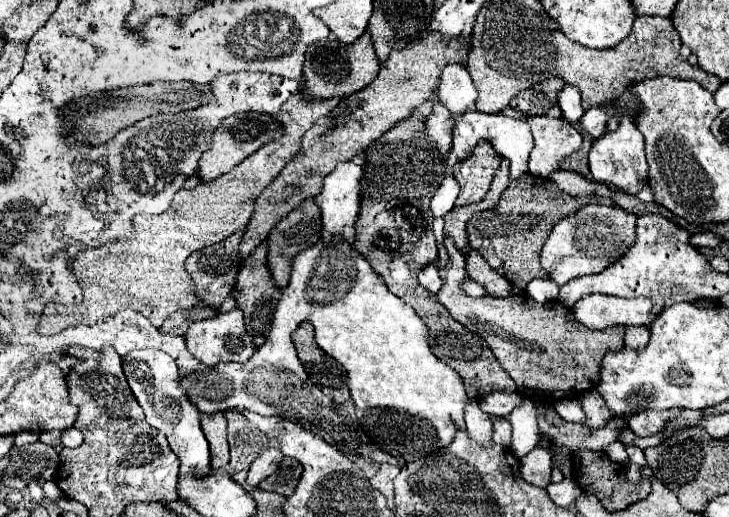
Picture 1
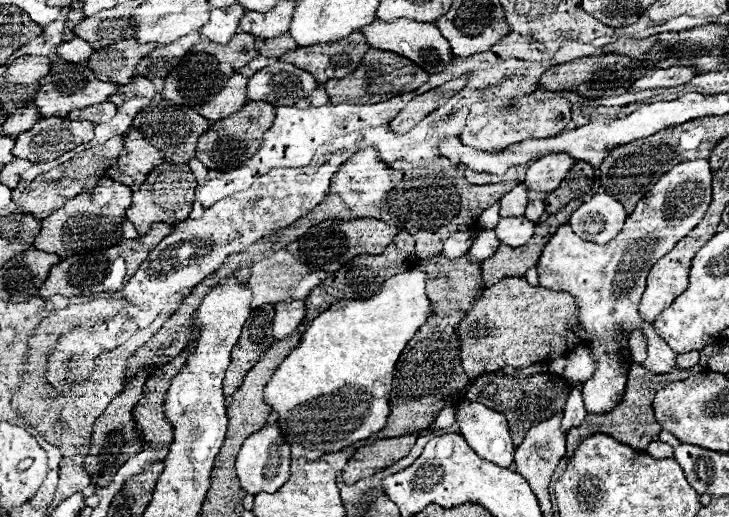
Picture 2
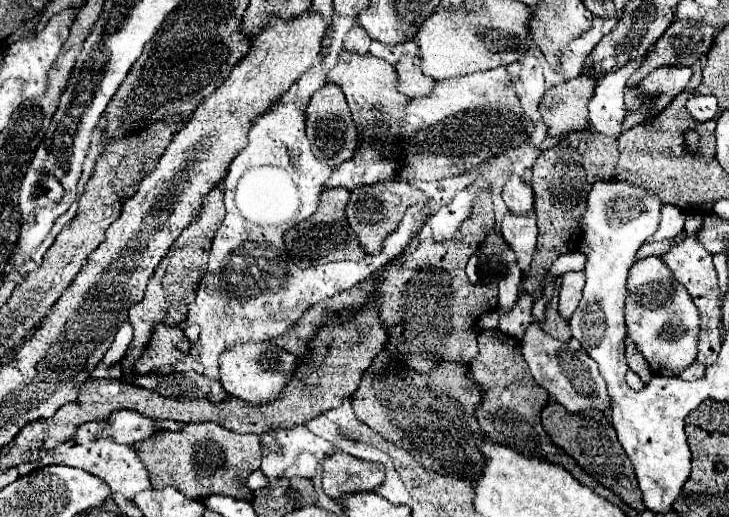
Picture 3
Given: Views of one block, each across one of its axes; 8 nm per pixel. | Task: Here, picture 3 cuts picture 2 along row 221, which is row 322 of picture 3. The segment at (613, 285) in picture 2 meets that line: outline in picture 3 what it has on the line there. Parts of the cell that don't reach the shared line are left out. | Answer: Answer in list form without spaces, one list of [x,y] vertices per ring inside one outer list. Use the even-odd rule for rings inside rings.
[[[644,258],[632,264],[628,274],[626,328],[638,350],[650,362],[656,376],[678,376],[696,362],[696,340],[700,334],[700,314],[688,290],[674,280],[662,258]]]

